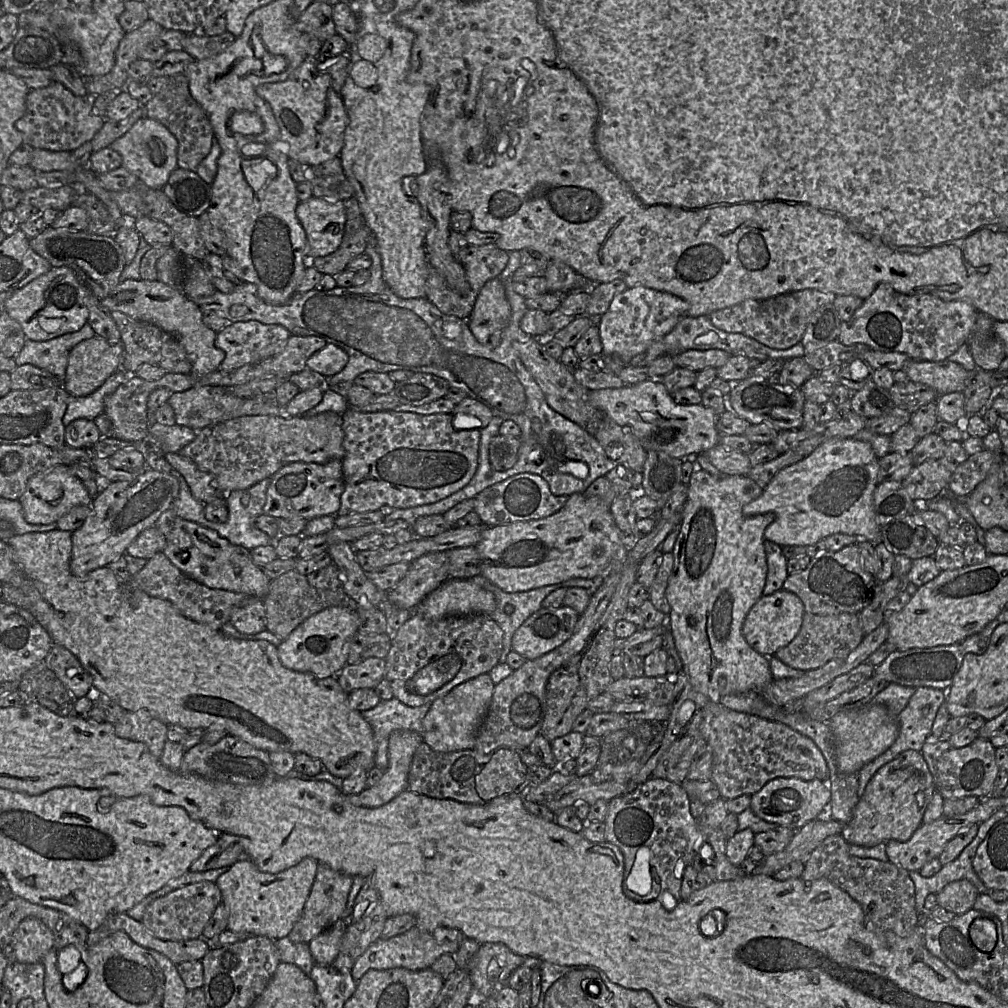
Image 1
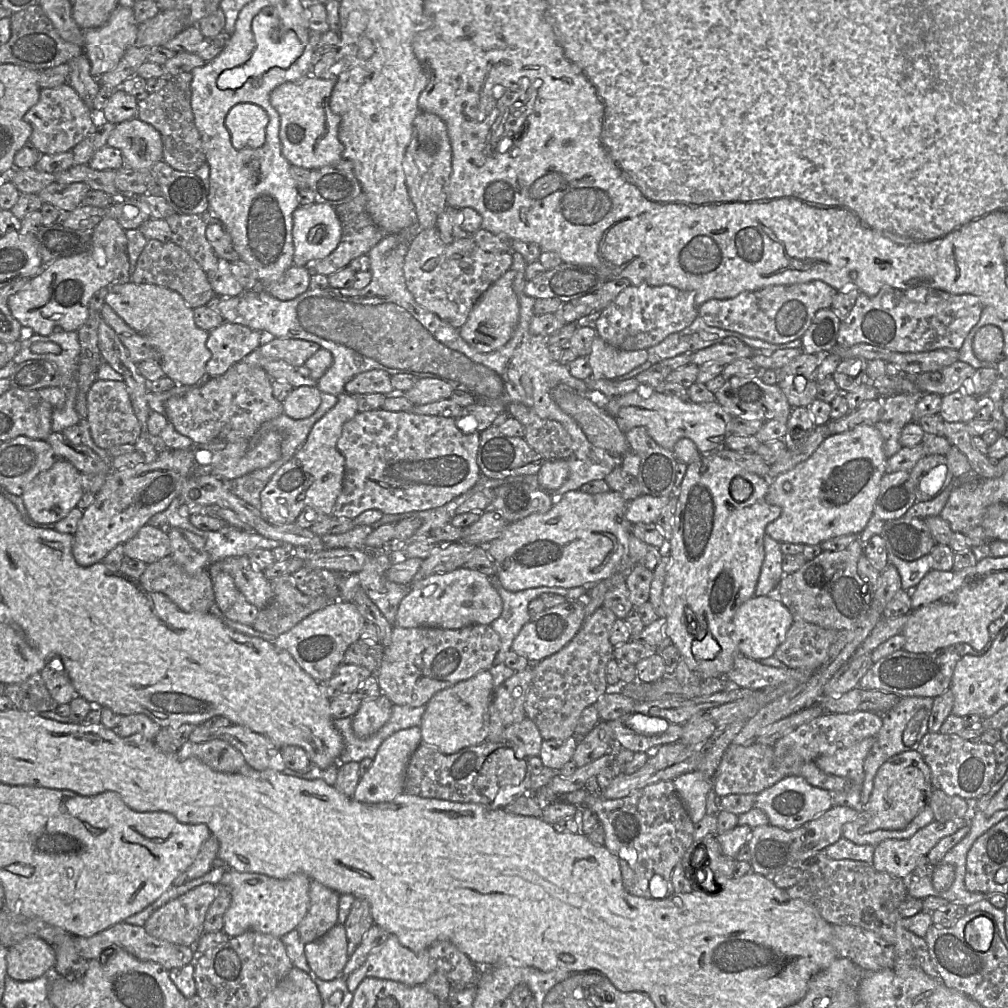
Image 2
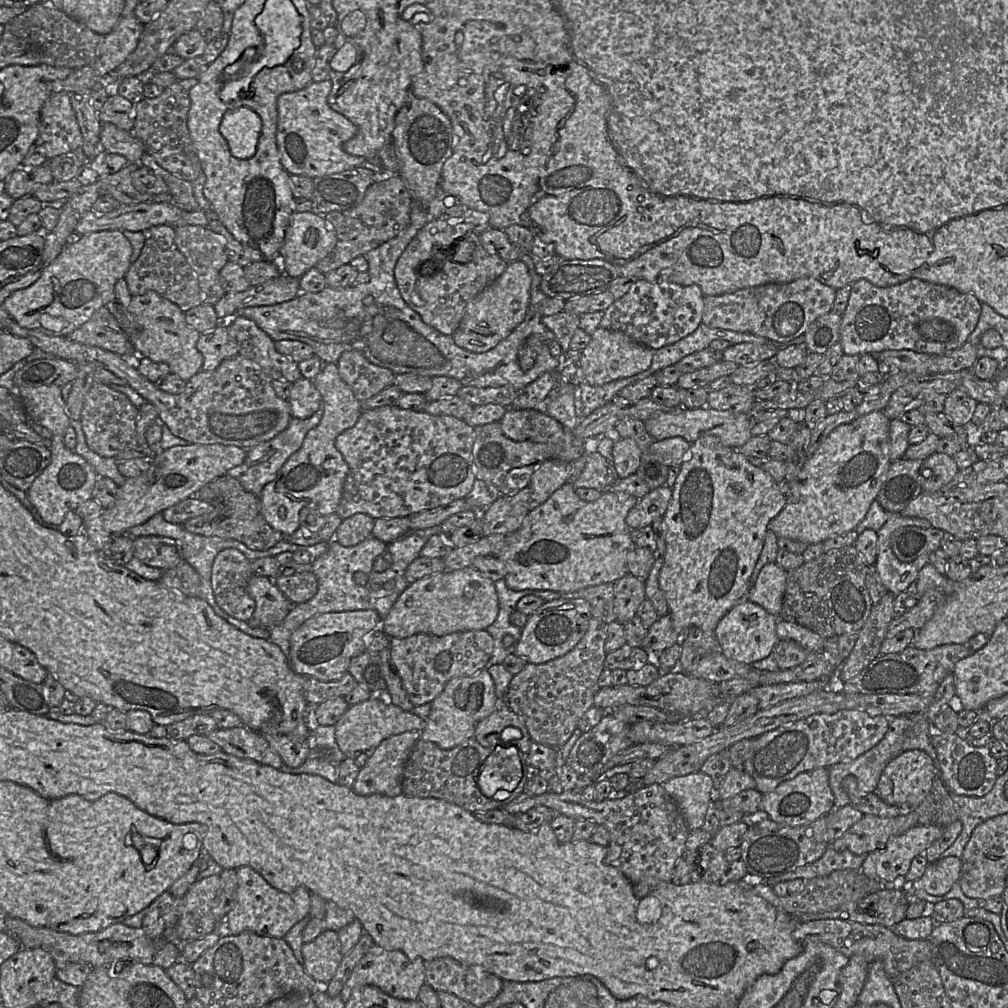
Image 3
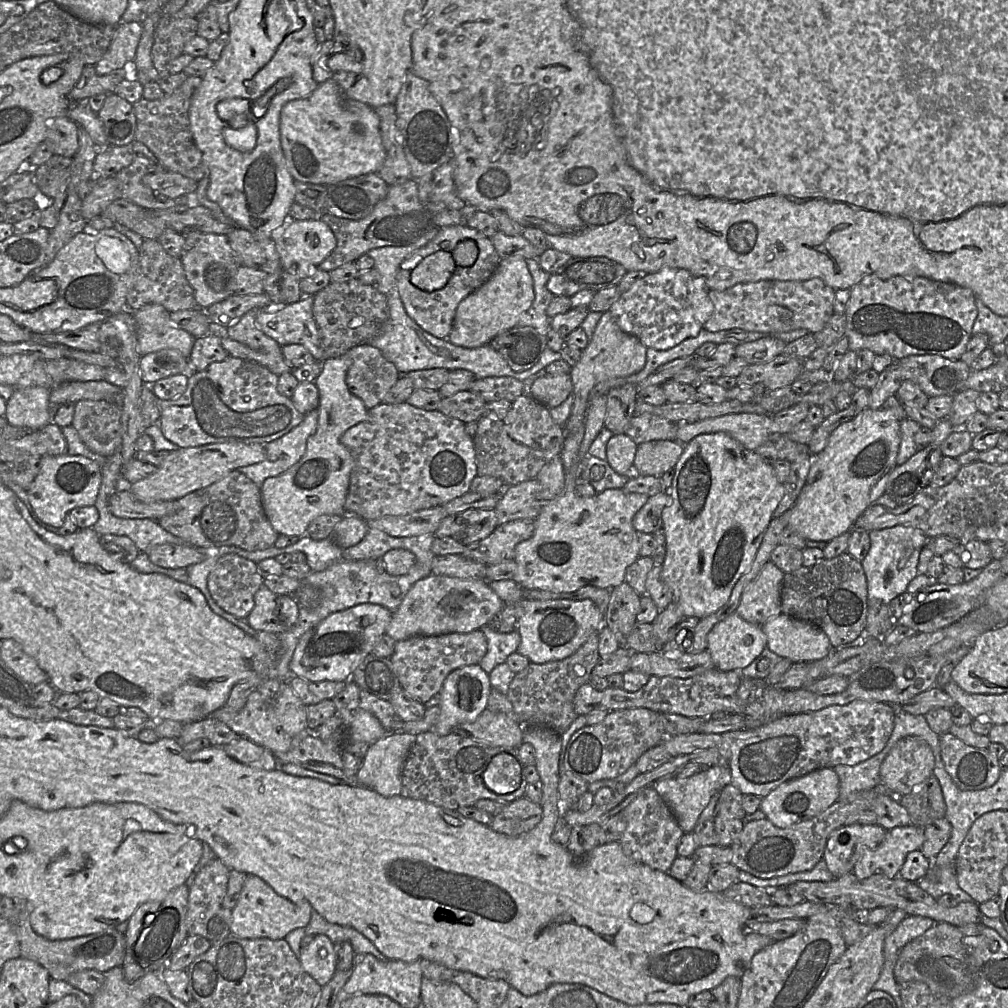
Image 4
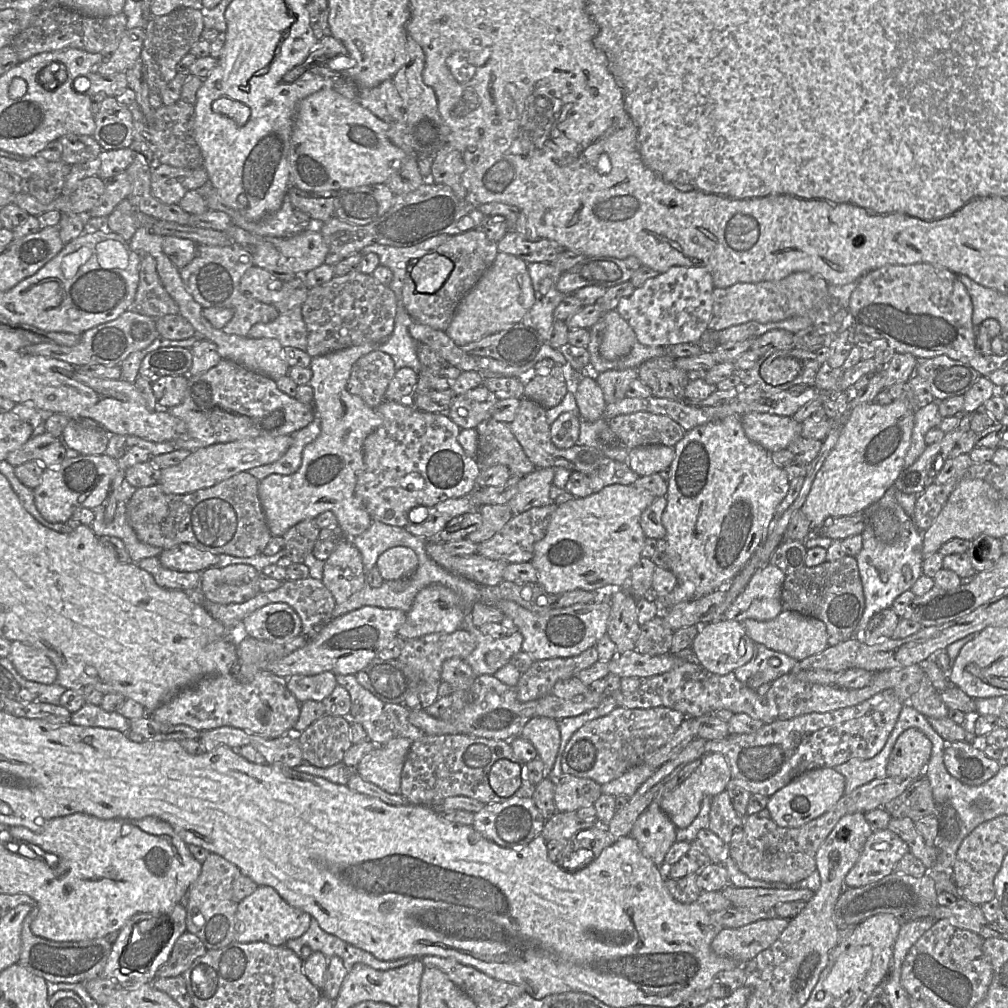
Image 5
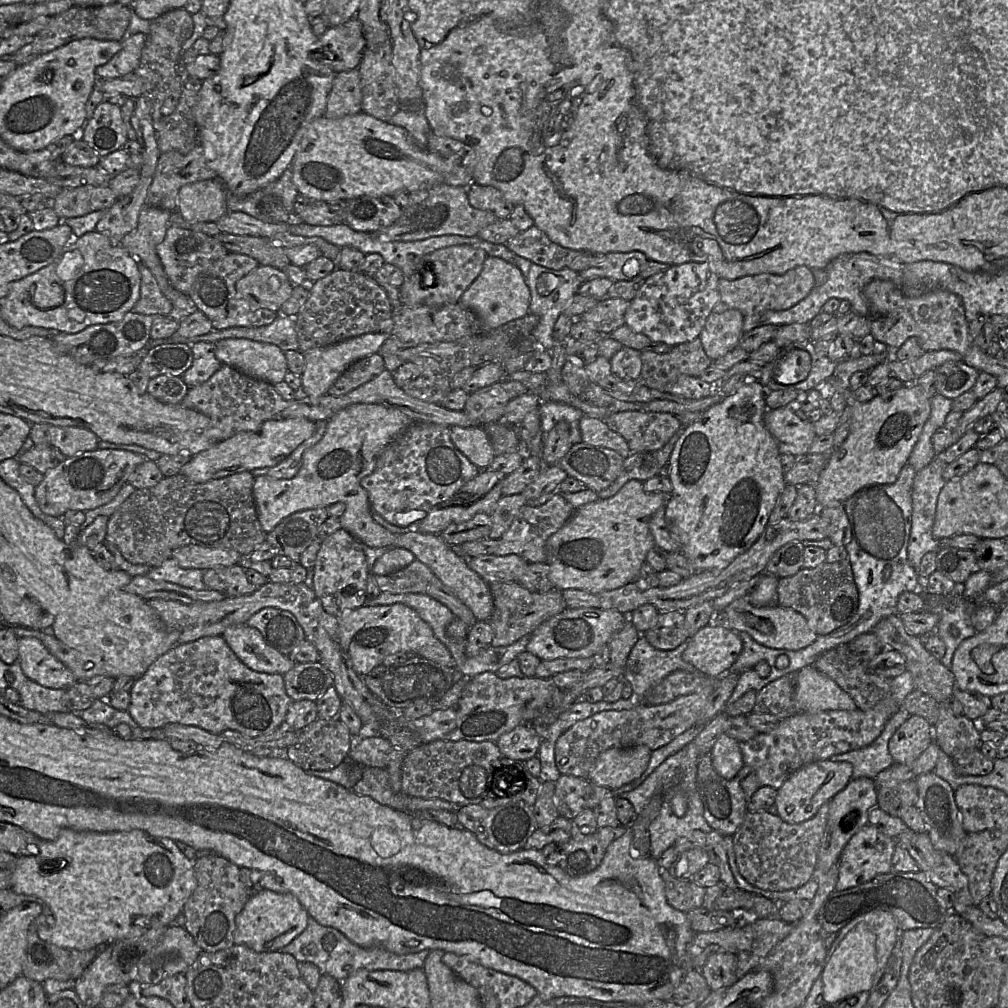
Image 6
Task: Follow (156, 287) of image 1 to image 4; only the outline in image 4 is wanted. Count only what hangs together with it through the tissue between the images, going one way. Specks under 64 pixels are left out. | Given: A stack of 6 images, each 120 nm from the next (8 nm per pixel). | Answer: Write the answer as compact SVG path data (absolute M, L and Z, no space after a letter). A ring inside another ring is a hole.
M146 304L134 311L134 318L141 356L163 349L174 349L189 359L196 338L180 329L162 305Z

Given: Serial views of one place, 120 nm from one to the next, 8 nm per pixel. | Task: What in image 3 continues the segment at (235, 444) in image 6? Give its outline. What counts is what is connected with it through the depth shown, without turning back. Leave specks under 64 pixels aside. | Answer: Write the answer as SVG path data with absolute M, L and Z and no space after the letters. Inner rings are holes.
M189 444L159 452L145 473L126 478L125 483L118 487L117 500L113 507L102 508L95 517L85 519L83 533L88 538L85 551L100 552L115 538L125 535L131 527L140 525L165 509L190 498L209 482L241 465L246 456L247 449L223 444Z

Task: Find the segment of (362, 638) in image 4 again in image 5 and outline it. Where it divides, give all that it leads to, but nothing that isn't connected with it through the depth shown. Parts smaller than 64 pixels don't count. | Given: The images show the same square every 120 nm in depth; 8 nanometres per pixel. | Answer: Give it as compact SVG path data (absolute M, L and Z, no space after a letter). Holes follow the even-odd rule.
M363 606L333 618L313 638L308 639L305 646L270 663L267 670L284 678L296 674L312 676L326 671L336 675L356 675L398 635L397 631L405 620L406 612L400 609Z

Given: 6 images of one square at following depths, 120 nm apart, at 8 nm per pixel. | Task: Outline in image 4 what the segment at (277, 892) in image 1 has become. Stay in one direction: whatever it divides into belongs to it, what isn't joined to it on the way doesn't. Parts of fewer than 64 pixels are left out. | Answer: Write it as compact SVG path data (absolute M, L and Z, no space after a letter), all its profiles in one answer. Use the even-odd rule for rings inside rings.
M246 874L239 900L232 909L231 934L240 939L283 939L292 930L305 927L310 921L312 910L309 902L293 903L278 895L261 878Z

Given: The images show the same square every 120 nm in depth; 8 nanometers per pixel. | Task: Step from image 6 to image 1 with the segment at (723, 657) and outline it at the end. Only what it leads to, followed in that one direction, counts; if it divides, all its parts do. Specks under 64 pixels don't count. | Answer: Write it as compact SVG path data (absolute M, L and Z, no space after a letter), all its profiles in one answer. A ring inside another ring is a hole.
M780 589L770 595L762 595L752 606L743 622L742 634L756 652L771 657L795 638L804 614L805 608L801 599L792 592Z

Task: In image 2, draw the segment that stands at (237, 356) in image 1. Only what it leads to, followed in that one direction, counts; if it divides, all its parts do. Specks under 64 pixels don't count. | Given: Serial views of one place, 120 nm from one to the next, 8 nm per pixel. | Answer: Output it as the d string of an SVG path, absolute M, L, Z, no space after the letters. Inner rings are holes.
M224 322L209 332L206 342L212 356L206 365L207 377L225 374L234 364L242 361L259 347L265 335L249 327Z

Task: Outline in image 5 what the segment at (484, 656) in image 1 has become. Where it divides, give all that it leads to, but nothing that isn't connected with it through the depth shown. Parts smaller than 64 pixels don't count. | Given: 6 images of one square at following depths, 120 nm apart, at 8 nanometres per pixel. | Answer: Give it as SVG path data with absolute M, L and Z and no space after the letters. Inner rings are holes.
M458 629L452 633L433 633L418 638L405 639L397 660L416 673L421 679L421 684L408 693L404 705L410 710L425 710L431 706L438 699L438 688L442 682L443 662L452 657L465 660L476 648L476 645L475 637L463 629Z

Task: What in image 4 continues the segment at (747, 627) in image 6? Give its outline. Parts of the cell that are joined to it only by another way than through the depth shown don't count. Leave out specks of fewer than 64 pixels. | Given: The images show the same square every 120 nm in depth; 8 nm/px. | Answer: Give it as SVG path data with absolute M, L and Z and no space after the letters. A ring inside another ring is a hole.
M784 613L769 619L761 627L767 636L767 647L793 663L820 660L833 648L820 627Z

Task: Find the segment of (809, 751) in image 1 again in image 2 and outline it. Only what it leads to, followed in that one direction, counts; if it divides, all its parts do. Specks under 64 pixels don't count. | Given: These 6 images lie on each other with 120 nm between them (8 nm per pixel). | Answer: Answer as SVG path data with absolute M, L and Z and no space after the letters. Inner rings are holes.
M731 743L724 751L713 779L713 789L720 797L730 794L755 794L769 788L787 776L801 776L809 784L827 791L843 791L848 780L845 777L824 773L813 762L782 763L783 757L776 757L772 744L736 745Z

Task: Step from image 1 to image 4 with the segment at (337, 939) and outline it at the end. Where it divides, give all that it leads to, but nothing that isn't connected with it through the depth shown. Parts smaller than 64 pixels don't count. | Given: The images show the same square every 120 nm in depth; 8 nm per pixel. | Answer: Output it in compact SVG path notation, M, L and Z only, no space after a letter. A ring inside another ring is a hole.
M315 935L309 945L301 947L299 961L303 969L323 987L337 970L334 943L326 935Z

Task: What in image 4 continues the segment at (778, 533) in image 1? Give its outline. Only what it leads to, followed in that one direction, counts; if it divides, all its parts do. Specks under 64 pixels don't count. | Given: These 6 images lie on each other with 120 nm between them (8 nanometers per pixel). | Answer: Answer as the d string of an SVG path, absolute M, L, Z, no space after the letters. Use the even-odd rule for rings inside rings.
M867 407L853 419L840 424L830 435L826 447L813 456L806 483L790 509L788 526L806 540L831 541L851 531L860 515L886 491L889 477L897 466L901 443L900 420L889 410Z

